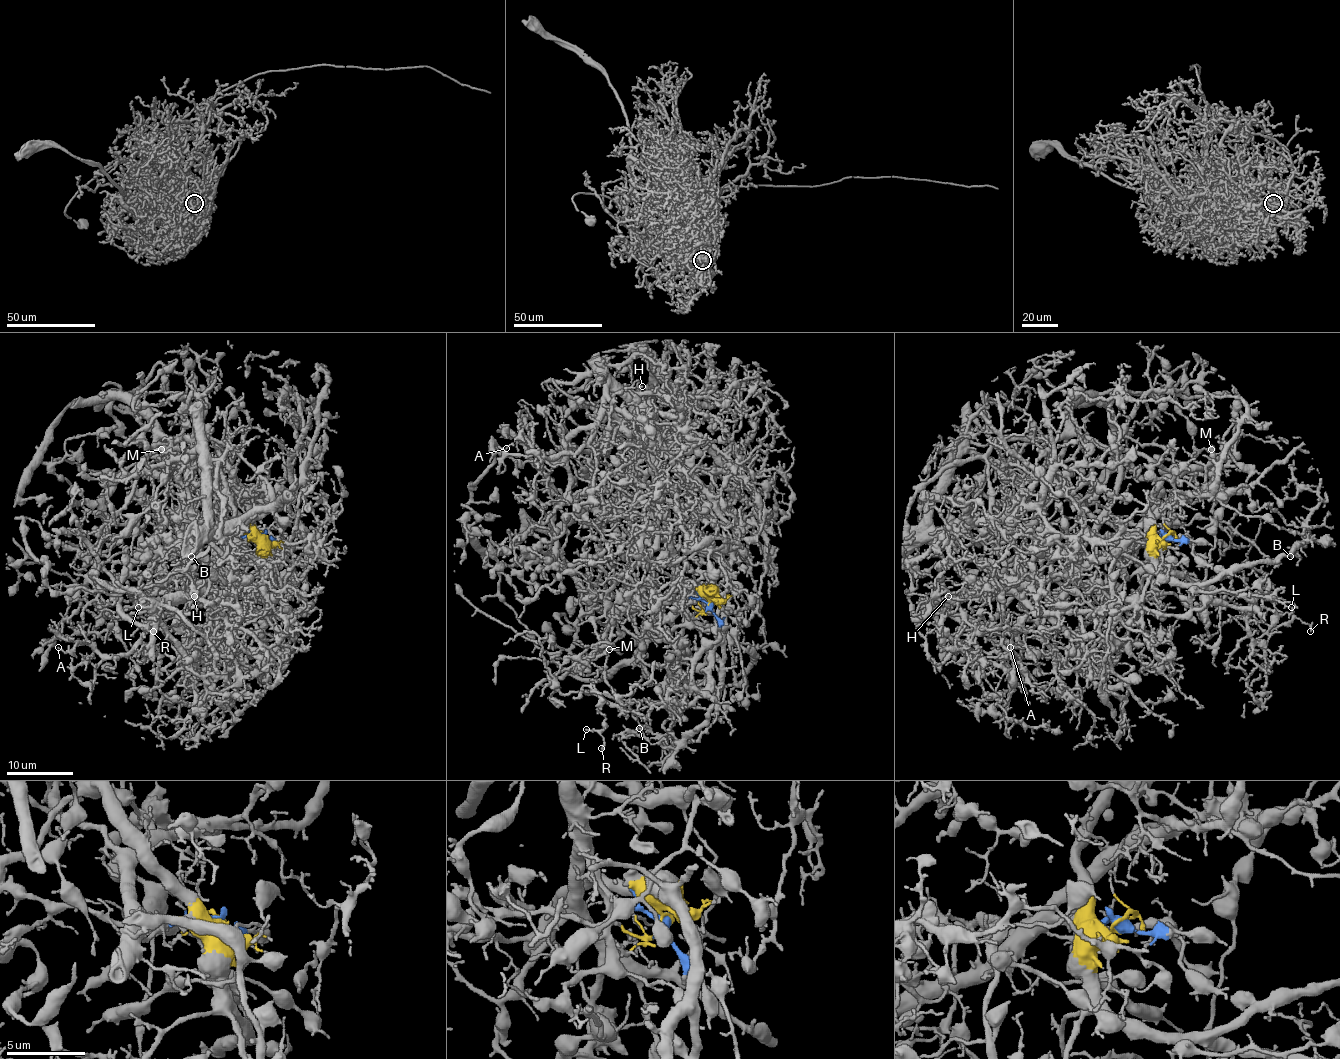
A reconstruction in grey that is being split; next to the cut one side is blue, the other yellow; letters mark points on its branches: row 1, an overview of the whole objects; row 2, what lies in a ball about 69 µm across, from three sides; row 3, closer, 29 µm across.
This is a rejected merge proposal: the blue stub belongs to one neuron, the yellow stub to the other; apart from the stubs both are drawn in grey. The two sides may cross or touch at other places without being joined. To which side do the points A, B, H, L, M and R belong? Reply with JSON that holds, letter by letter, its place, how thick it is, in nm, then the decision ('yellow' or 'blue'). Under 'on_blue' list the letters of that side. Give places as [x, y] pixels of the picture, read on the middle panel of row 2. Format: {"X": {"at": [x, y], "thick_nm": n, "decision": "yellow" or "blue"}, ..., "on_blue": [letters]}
{"A": {"at": [506, 448], "thick_nm": 50, "decision": "blue"}, "B": {"at": [639, 728], "thick_nm": 130, "decision": "yellow"}, "H": {"at": [642, 386], "thick_nm": 150, "decision": "blue"}, "L": {"at": [586, 729], "thick_nm": 160, "decision": "yellow"}, "M": {"at": [609, 649], "thick_nm": 240, "decision": "blue"}, "R": {"at": [601, 748], "thick_nm": 110, "decision": "yellow"}, "on_blue": ["A", "H", "M"]}

